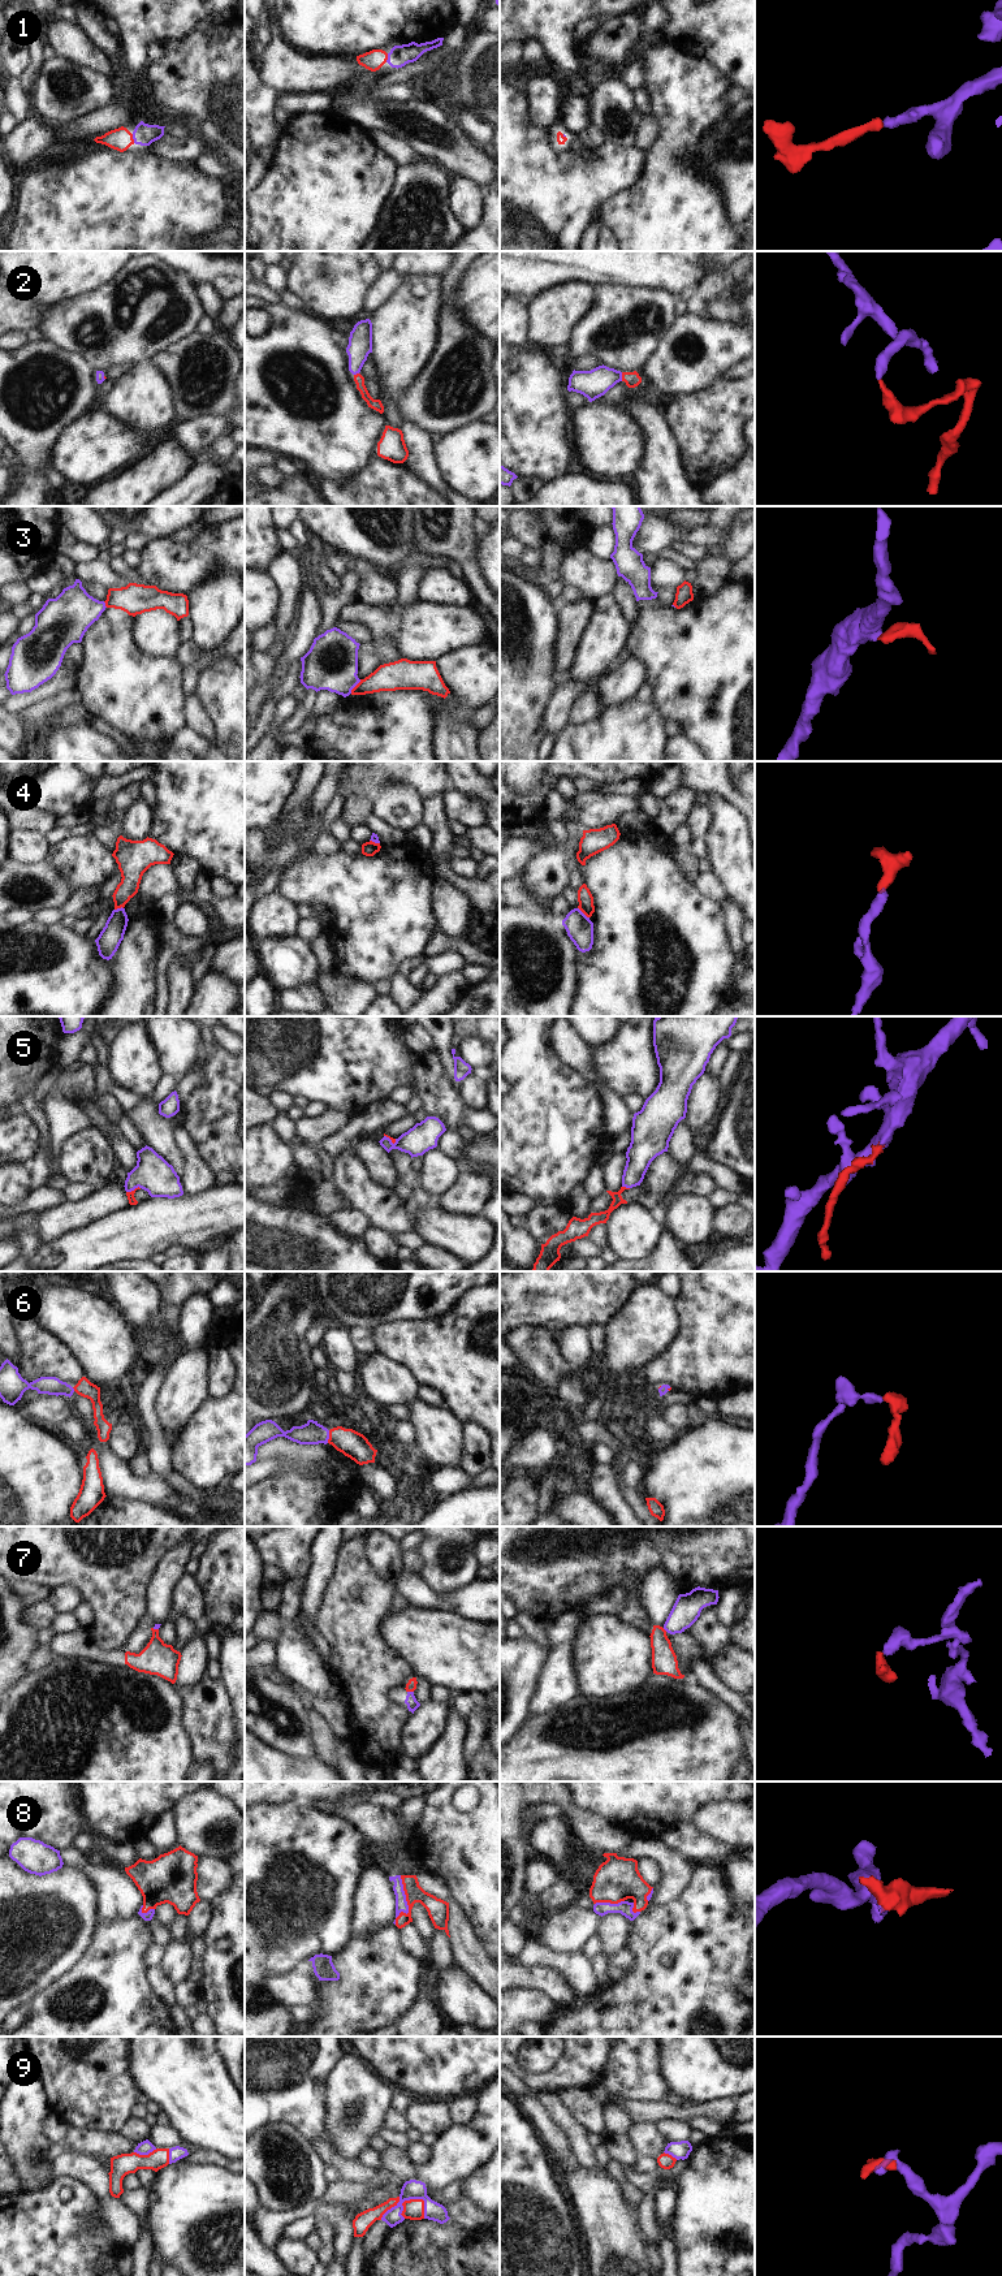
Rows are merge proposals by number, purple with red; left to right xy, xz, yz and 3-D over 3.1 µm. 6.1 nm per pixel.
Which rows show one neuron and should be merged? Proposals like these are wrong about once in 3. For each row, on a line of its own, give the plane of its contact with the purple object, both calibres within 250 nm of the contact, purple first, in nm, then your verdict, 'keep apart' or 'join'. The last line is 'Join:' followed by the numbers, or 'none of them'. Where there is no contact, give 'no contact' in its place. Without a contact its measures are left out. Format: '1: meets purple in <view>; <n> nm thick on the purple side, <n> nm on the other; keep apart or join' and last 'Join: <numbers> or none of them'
1: meets purple in xy; 140 nm thick on the purple side, 140 nm on the other; join
2: meets purple in yz; 180 nm thick on the purple side, 90 nm on the other; join
3: meets purple in xz; 320 nm thick on the purple side, 180 nm on the other; keep apart
4: meets purple in yz; 170 nm thick on the purple side, 100 nm on the other; keep apart
5: meets purple in xy; 220 nm thick on the purple side, 50 nm on the other; join
6: meets purple in xz; 140 nm thick on the purple side, 160 nm on the other; join
7: meets purple in xz; 70 nm thick on the purple side, 60 nm on the other; keep apart
8: meets purple in xz; 80 nm thick on the purple side, 130 nm on the other; keep apart
9: meets purple in xz; 120 nm thick on the purple side, 130 nm on the other; join
Join: 1, 2, 5, 6, 9

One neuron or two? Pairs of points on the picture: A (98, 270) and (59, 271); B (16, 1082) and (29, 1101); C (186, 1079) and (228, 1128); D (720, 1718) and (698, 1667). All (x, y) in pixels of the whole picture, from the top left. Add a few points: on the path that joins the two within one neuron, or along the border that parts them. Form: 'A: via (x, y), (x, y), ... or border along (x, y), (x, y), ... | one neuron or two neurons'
A: via (89, 270), (68, 270) | one neuron
B: border along (31, 1091), (27, 1091), (18, 1104) | two neurons
C: border along (199, 1070), (201, 1082), (180, 1108) | two neurons
D: border along (692, 1678), (733, 1710) | two neurons

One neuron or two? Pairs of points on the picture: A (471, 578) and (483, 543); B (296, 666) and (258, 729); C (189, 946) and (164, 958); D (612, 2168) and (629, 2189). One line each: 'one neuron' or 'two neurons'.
A: two neurons
B: one neuron
C: one neuron
D: one neuron

